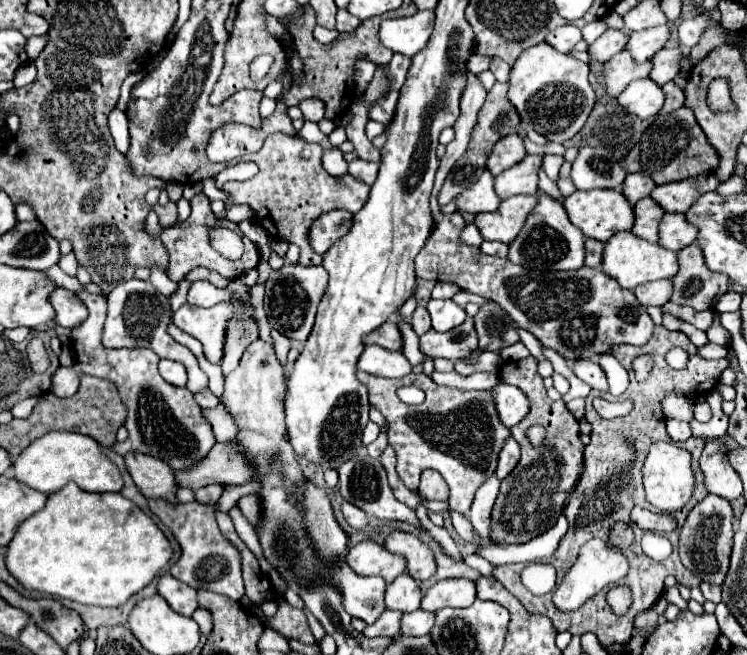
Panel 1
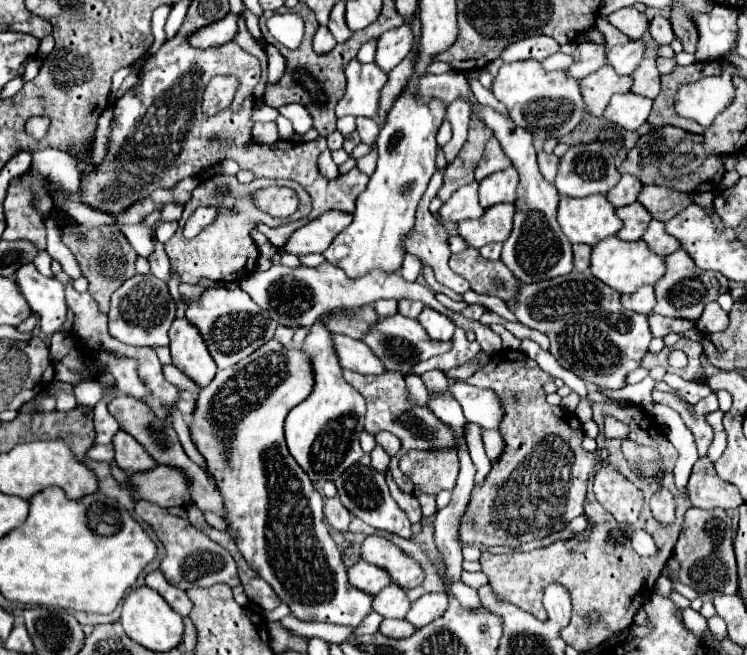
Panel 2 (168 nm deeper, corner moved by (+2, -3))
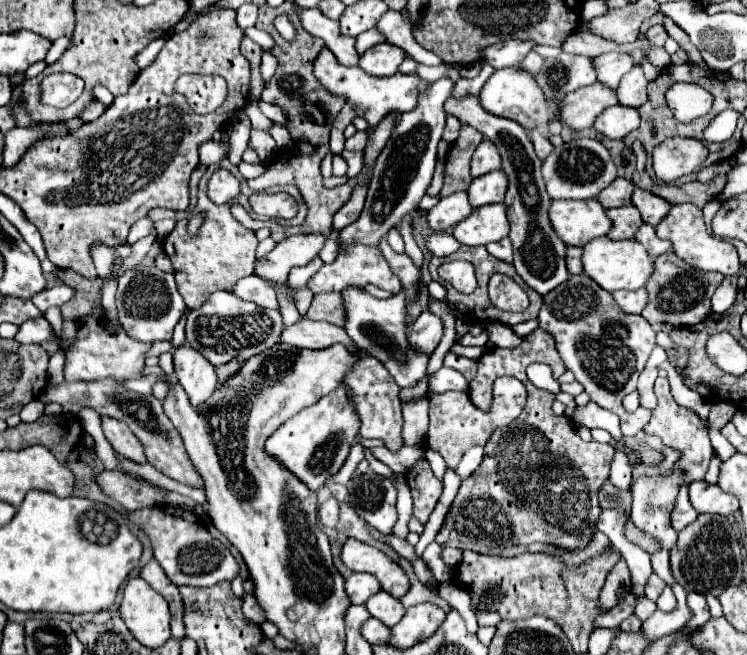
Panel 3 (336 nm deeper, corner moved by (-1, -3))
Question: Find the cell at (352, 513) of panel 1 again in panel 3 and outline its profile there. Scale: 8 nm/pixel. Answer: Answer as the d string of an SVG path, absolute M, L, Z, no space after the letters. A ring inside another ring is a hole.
M334 497L318 505L318 519L324 527L336 527L338 523L338 501Z

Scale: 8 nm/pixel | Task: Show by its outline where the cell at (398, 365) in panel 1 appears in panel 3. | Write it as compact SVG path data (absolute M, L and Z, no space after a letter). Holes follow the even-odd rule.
M300 319L298 323L286 327L280 335L280 343L292 345L292 347L306 347L306 349L324 349L334 343L346 345L350 351L356 351L352 339L344 331L344 327L336 327L332 323L320 323L320 321L308 321Z

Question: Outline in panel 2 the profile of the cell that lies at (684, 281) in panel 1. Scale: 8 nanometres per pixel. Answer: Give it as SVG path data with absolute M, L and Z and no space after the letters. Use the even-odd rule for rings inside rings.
M677 249L671 253L667 259L667 273L655 283L655 293L657 293L657 305L653 307L653 313L665 315L665 317L681 317L689 321L697 321L705 309L707 303L717 301L719 295L727 293L727 279L725 275L717 271L701 271L693 259L689 259L689 253L685 249Z

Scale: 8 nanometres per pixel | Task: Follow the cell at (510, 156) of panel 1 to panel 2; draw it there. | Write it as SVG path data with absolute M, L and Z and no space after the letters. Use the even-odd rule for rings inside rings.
M489 139L485 151L483 151L483 159L479 161L477 169L475 169L475 179L483 181L485 177L489 177L495 171L501 171L505 167L509 167L509 159L505 155L505 151L501 151L501 143L497 143L497 139Z

